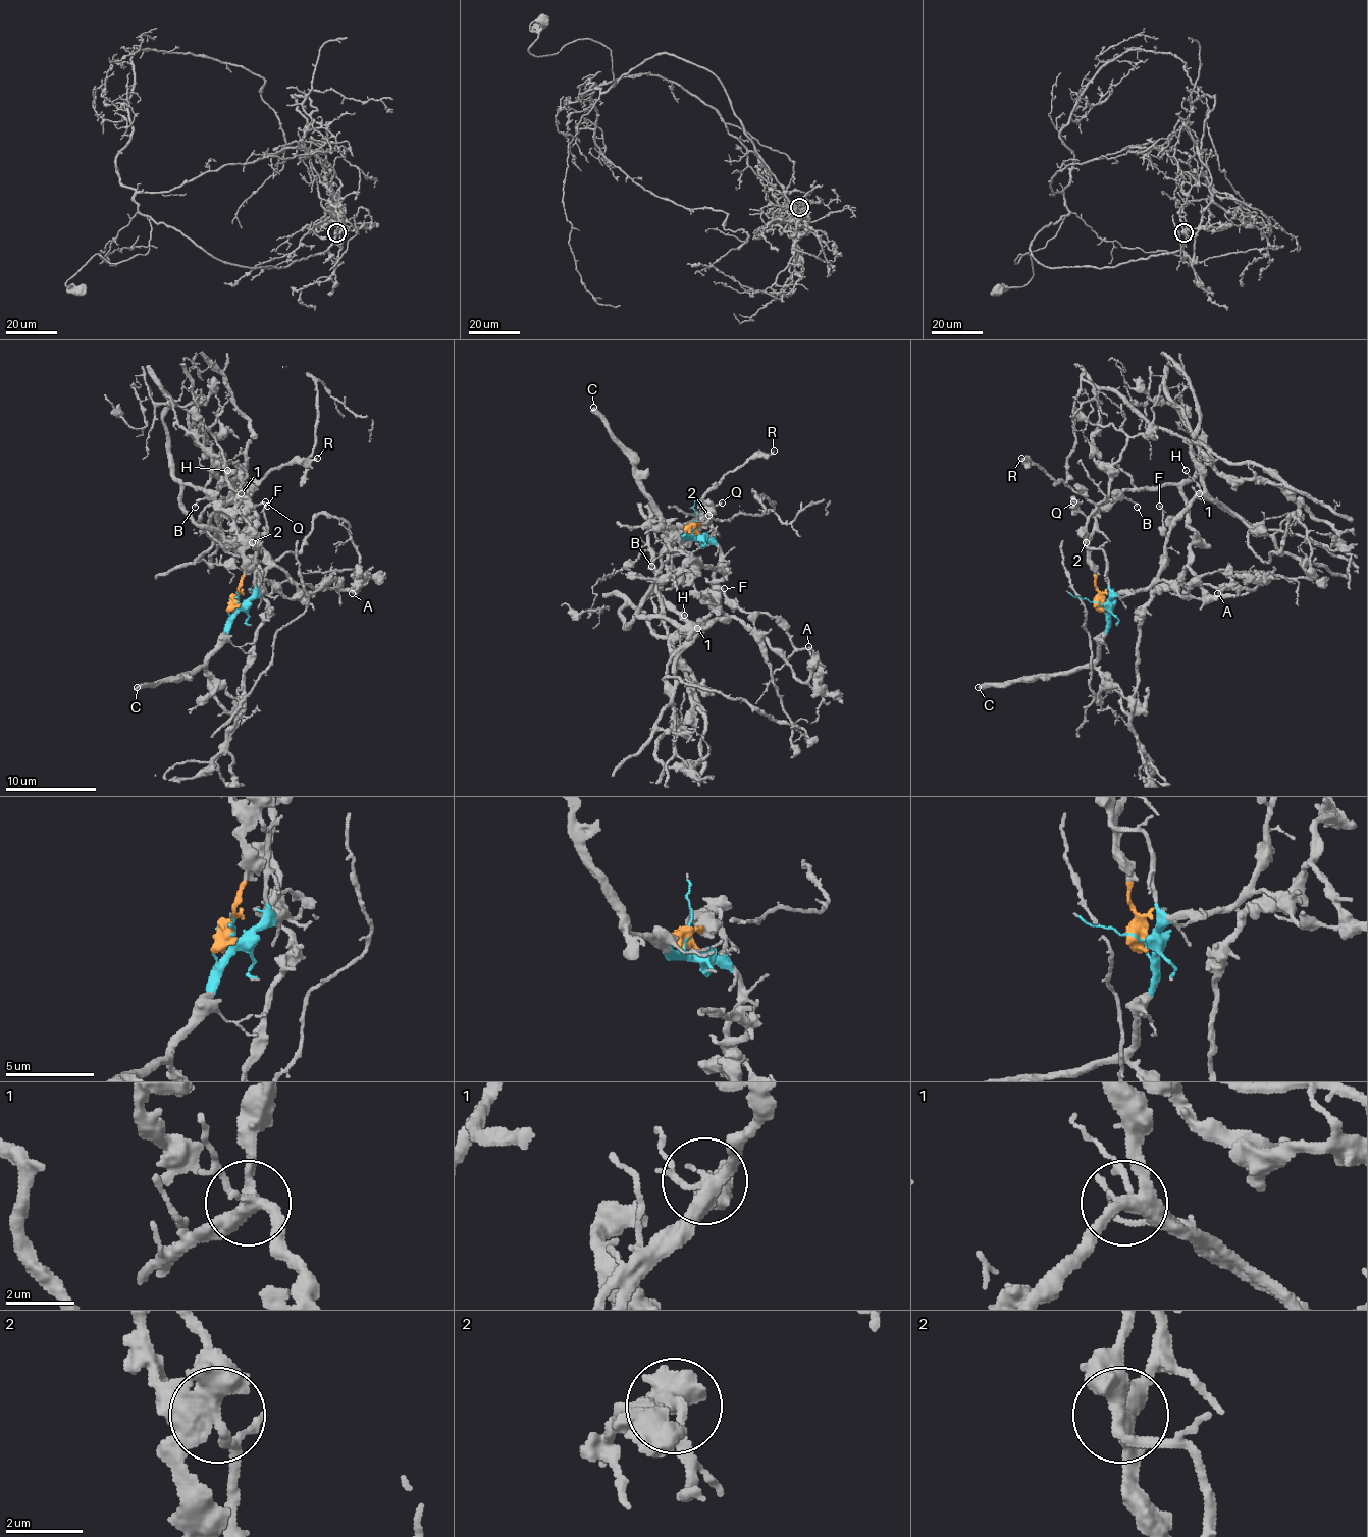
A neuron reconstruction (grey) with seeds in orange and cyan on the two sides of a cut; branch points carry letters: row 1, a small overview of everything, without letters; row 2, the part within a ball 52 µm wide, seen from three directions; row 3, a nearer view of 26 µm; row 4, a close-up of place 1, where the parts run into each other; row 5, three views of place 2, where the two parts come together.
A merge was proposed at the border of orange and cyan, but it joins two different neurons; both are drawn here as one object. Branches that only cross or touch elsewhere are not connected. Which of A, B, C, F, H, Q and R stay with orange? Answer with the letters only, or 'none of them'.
A, B, R

